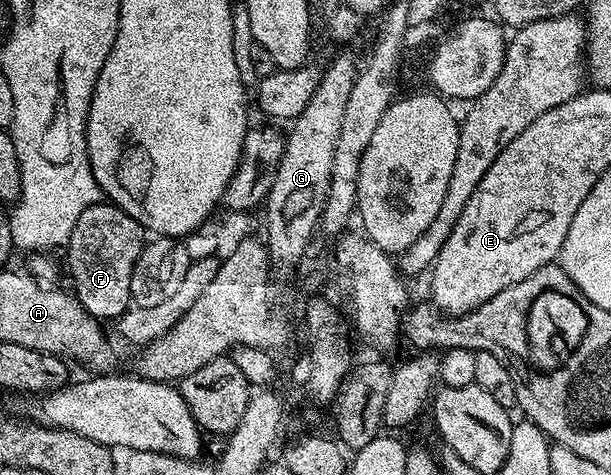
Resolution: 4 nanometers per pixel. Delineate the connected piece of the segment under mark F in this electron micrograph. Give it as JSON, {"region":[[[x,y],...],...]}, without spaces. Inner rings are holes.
{"region":[[[101,203],[82,211],[78,223],[74,223],[66,252],[68,269],[76,284],[74,295],[91,317],[108,323],[108,320],[111,322],[120,318],[133,304],[130,279],[134,275],[134,263],[138,263],[138,255],[142,255],[145,244],[144,226],[126,215],[126,211],[122,211],[117,205]]]}

